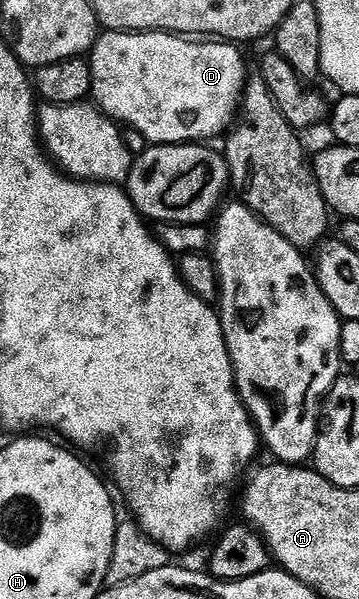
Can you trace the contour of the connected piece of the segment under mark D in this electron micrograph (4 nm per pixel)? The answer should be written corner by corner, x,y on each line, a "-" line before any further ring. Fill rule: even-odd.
108,30
100,33
89,51
90,97
108,118
141,132
148,143
199,144
217,137
223,129
226,131
240,109
248,79
247,66
239,50
242,49
238,45
222,40
192,40
166,32

